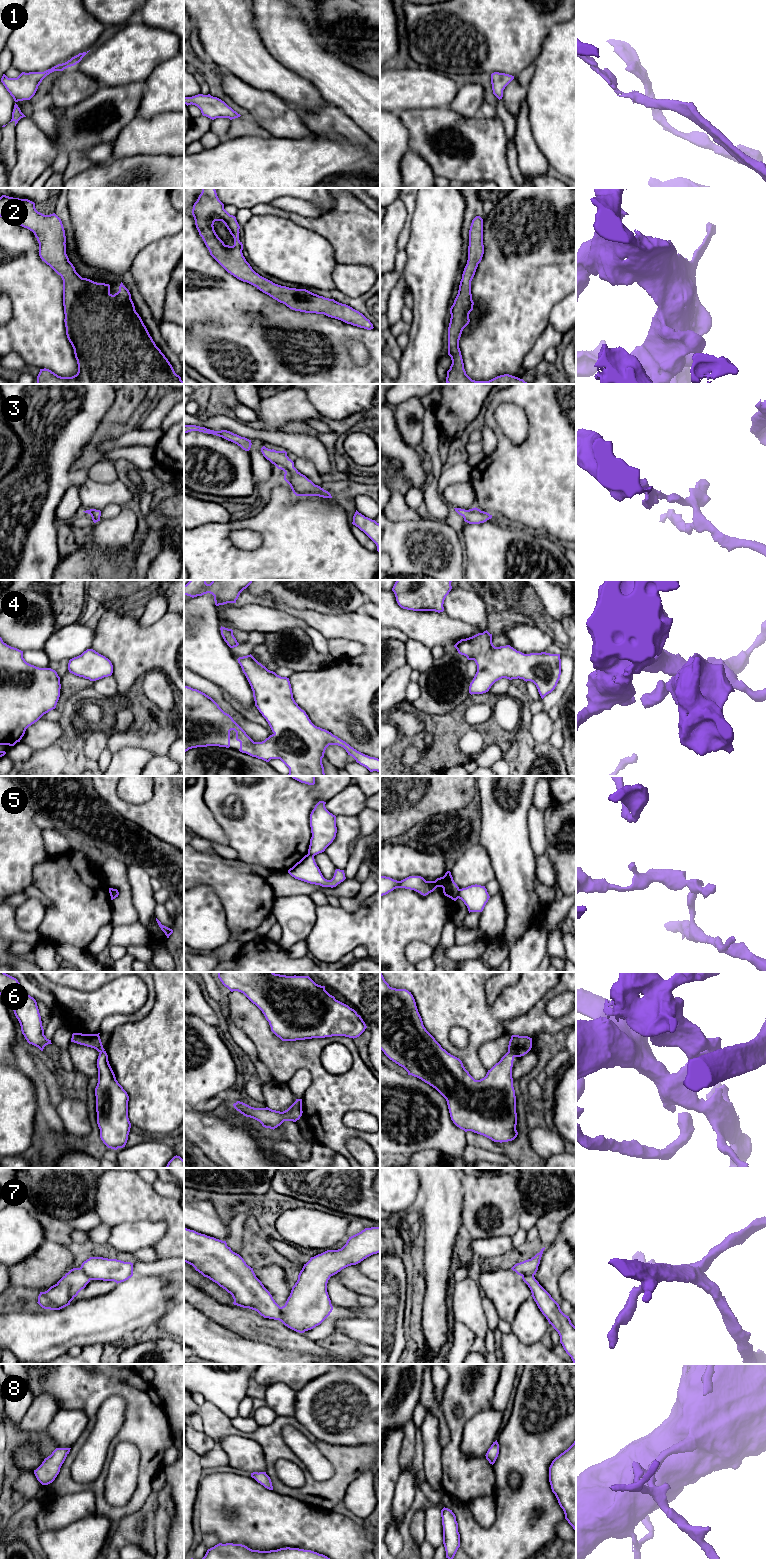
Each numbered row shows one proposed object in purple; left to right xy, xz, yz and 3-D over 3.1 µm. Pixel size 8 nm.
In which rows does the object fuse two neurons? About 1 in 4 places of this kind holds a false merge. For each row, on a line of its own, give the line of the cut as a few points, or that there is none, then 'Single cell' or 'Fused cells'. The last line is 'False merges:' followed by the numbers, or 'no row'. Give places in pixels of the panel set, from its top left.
1: No split. Single cell
2: No split. Single cell
3: No split. Single cell
4: No split. Single cell
5: Split along yz (460, 889), (458, 897). Fused cells
6: No split. Single cell
7: No split. Single cell
8: No split. Single cell
False merges: 5

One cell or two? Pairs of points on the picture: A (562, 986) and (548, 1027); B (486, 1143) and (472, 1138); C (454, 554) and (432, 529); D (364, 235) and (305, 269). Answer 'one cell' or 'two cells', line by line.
A: one cell
B: one cell
C: one cell
D: two cells

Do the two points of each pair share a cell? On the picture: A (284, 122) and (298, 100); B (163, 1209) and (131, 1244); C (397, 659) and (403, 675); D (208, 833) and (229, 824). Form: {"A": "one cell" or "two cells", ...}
{"A": "two cells", "B": "two cells", "C": "two cells", "D": "two cells"}

